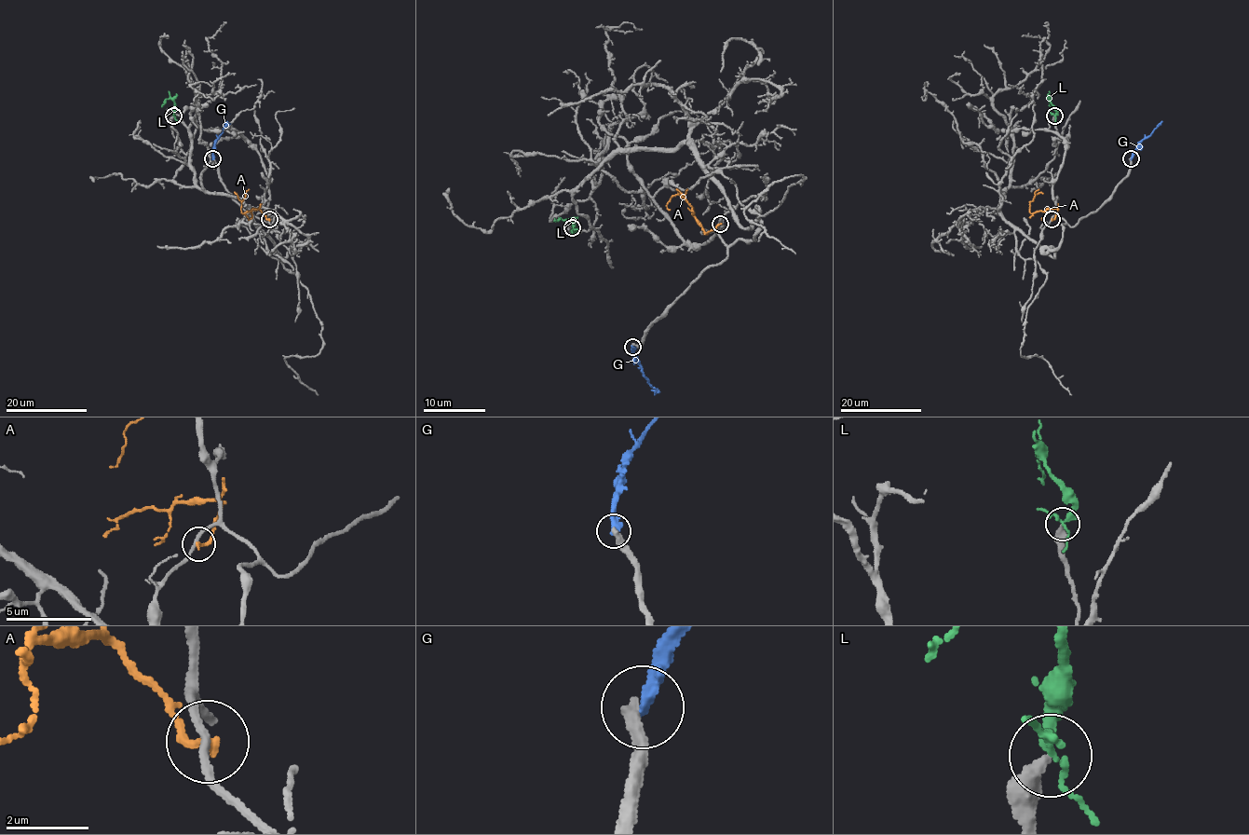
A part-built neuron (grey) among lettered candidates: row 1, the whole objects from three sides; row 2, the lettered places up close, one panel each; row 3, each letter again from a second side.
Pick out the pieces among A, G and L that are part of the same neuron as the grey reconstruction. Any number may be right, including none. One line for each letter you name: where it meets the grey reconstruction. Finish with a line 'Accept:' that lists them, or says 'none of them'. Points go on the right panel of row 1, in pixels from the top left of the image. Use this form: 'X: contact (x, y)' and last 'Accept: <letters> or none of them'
Accept: none of them

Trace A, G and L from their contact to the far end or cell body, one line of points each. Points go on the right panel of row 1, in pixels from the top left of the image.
A: (1052, 219), (1056, 210), (1029, 212), (1030, 202), (1038, 193), (1043, 193)
G: (1131, 158), (1140, 143), (1162, 121)
L: (1054, 116), (1056, 108), (1049, 99), (1050, 106)

